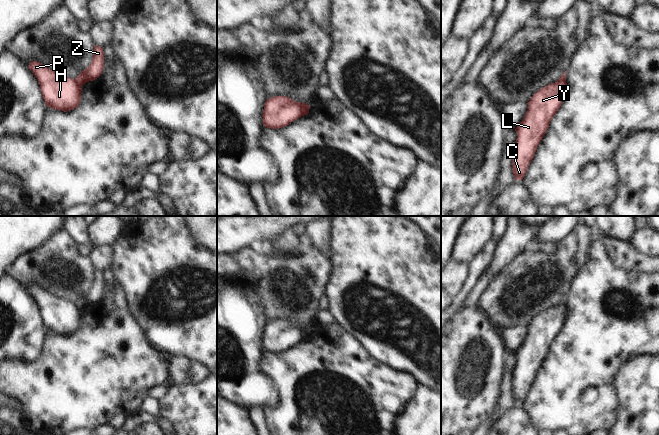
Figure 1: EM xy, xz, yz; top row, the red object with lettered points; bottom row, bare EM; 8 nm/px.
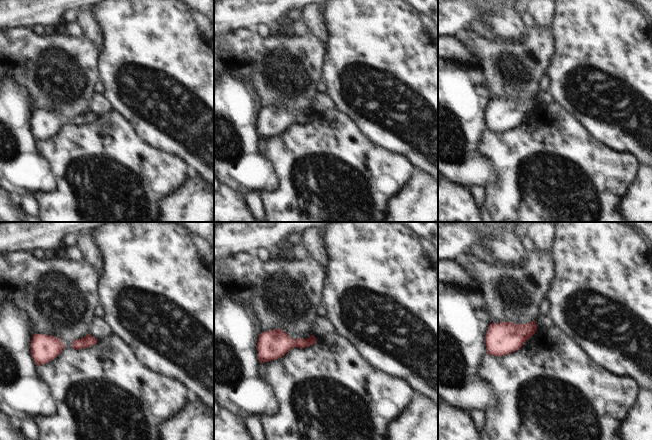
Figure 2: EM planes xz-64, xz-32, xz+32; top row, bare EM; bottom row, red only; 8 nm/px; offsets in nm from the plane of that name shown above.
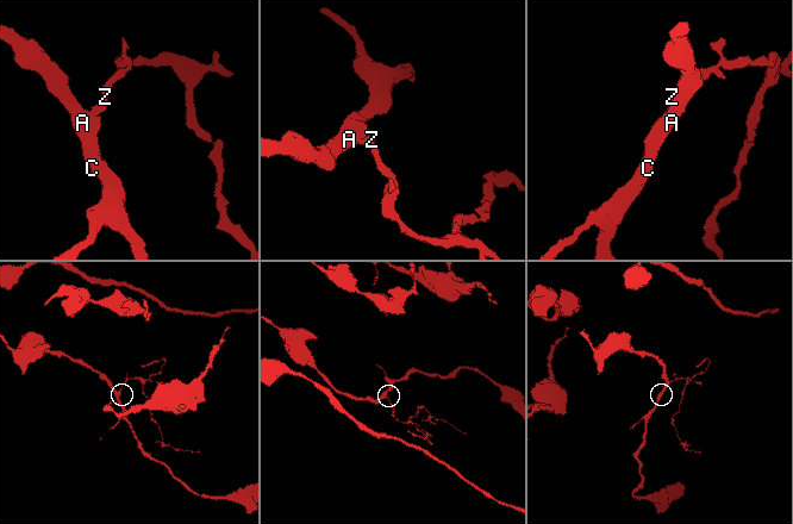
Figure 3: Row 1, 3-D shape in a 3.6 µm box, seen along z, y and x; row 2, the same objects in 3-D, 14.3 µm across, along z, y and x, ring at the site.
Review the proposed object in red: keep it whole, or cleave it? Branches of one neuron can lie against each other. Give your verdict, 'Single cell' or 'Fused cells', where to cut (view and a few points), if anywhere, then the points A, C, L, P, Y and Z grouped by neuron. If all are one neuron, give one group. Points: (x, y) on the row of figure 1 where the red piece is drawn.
Fused cells. Split along xz (308, 107), (302, 107), (300, 114). Groups: A C L P Y / Z

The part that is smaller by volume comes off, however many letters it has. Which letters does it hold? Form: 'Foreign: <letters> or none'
Foreign: Z

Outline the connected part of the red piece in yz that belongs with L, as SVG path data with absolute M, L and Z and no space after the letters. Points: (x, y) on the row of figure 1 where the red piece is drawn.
M566 81L562 83L551 83L534 93L527 103L528 110L523 120L517 125L515 129L517 133L517 139L513 146L512 170L516 181L523 180L528 166L534 158L539 143L545 135L552 118L557 113L562 104L566 89Z

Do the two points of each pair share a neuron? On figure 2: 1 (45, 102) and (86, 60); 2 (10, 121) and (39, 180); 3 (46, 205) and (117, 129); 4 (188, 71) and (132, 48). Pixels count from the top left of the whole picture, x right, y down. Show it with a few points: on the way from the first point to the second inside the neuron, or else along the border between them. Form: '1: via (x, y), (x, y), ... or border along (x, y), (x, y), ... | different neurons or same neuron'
1: via (52, 91), (75, 68) | same neuron
2: via (17, 136), (24, 165) | same neuron
3: via (61, 182), (71, 157), (89, 155), (94, 150) | same neuron
4: via (174, 71), (167, 71), (155, 66), (146, 57) | same neuron

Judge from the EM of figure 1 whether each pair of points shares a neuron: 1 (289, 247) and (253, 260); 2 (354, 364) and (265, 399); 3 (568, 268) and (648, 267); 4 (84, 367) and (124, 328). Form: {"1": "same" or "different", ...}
{"1": "different", "2": "different", "3": "same", "4": "same"}

